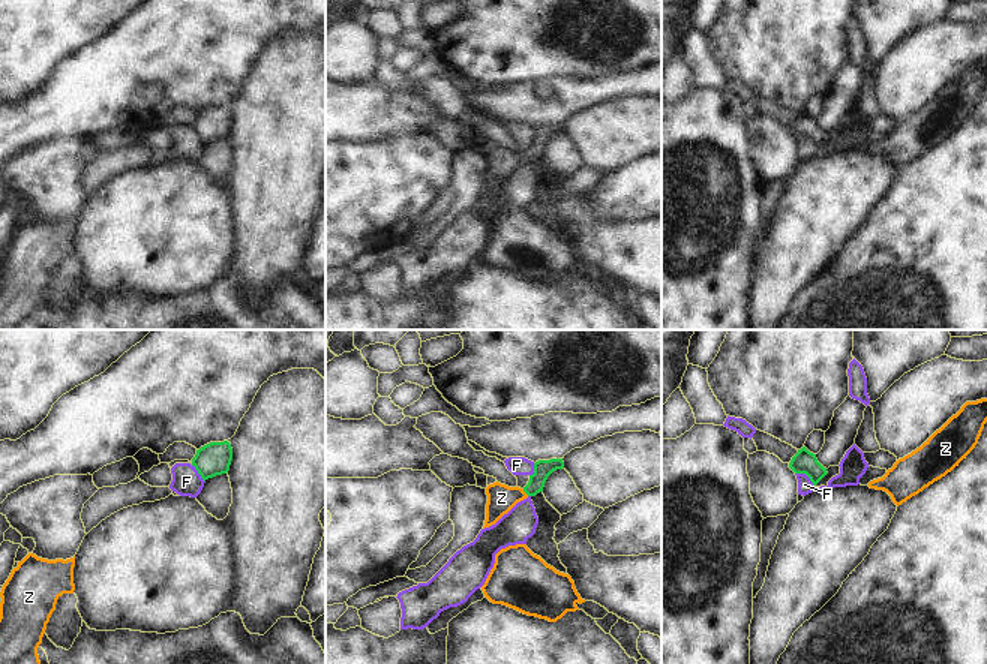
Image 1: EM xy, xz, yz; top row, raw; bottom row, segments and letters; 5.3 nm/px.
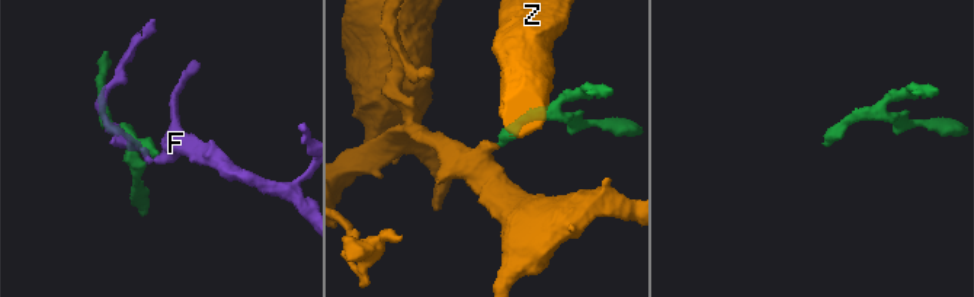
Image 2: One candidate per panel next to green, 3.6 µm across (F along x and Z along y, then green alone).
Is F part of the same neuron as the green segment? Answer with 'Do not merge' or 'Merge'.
Do not merge.

